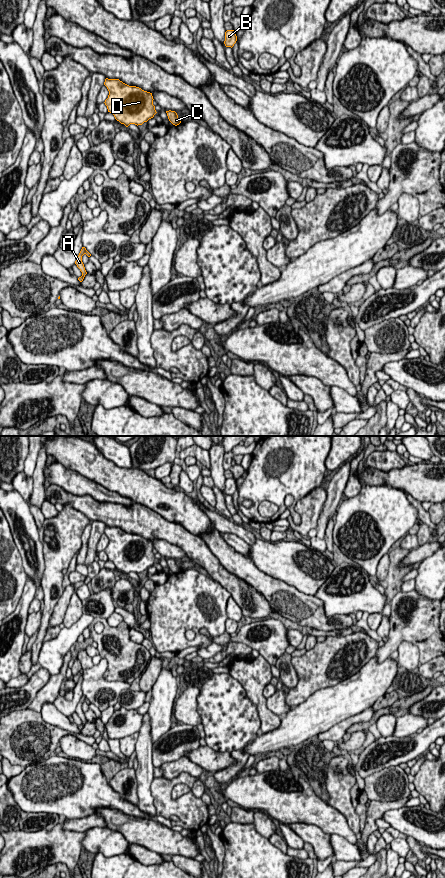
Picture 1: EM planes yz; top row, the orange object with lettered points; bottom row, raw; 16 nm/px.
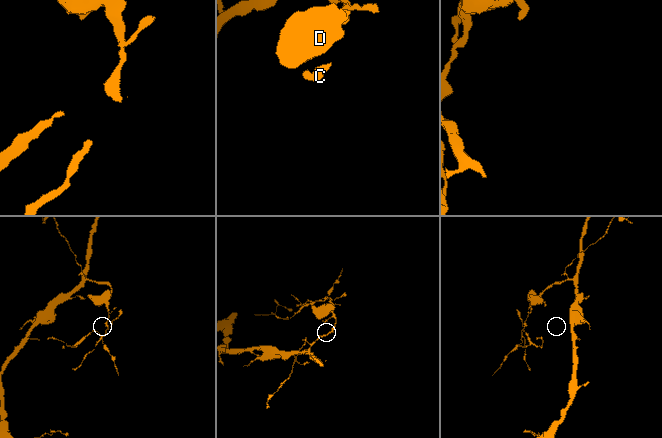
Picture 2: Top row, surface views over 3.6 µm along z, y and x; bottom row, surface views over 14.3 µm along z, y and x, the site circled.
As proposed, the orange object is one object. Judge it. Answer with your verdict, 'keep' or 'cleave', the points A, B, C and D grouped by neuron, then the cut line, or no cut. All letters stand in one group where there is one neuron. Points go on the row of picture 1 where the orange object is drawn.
cleave | A / B C D | yz (85, 249), (84, 253)

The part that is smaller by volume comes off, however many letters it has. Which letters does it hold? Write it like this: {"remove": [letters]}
{"remove": ["A"]}

